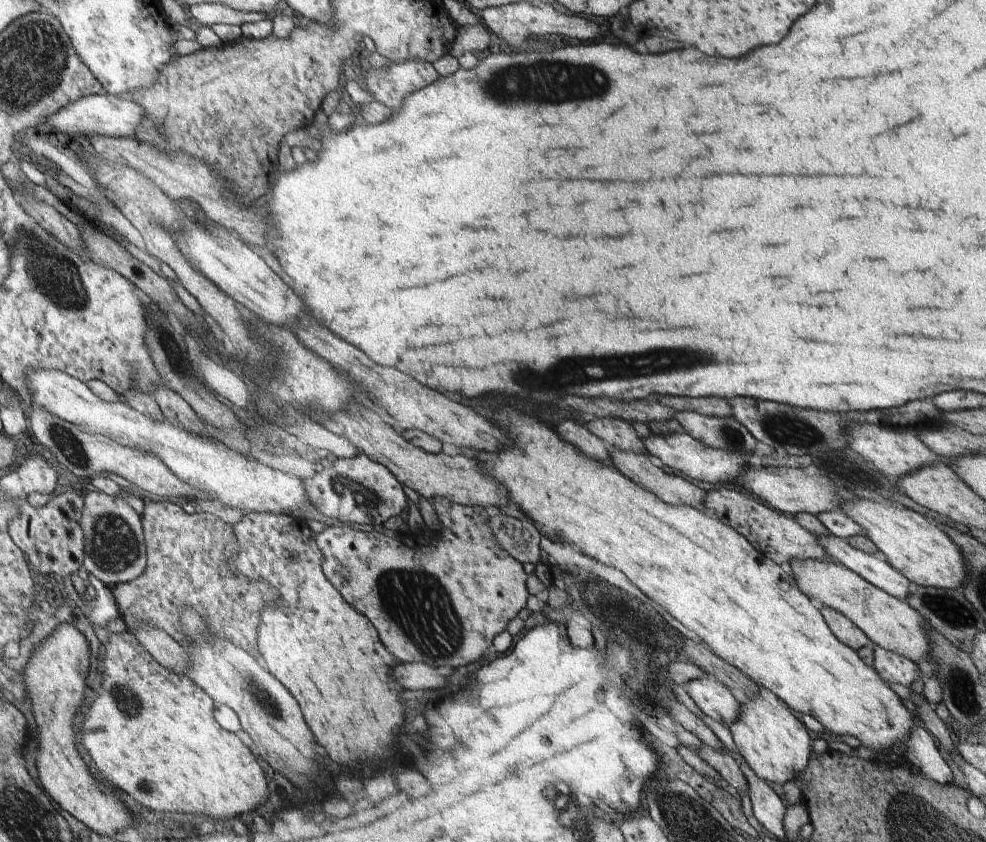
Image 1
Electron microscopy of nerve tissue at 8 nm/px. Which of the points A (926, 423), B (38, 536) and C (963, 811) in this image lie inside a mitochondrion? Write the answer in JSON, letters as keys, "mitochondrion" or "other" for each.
{"A":"other","B":"other","C":"other"}

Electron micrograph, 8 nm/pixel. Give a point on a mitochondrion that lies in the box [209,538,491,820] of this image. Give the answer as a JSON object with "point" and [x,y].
{"point":[417,603]}

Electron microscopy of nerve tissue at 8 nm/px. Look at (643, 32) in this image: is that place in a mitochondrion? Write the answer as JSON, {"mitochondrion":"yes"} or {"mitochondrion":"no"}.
{"mitochondrion":"no"}

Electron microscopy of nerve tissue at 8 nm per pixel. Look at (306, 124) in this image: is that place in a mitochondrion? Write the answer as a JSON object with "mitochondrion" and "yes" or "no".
{"mitochondrion":"no"}

